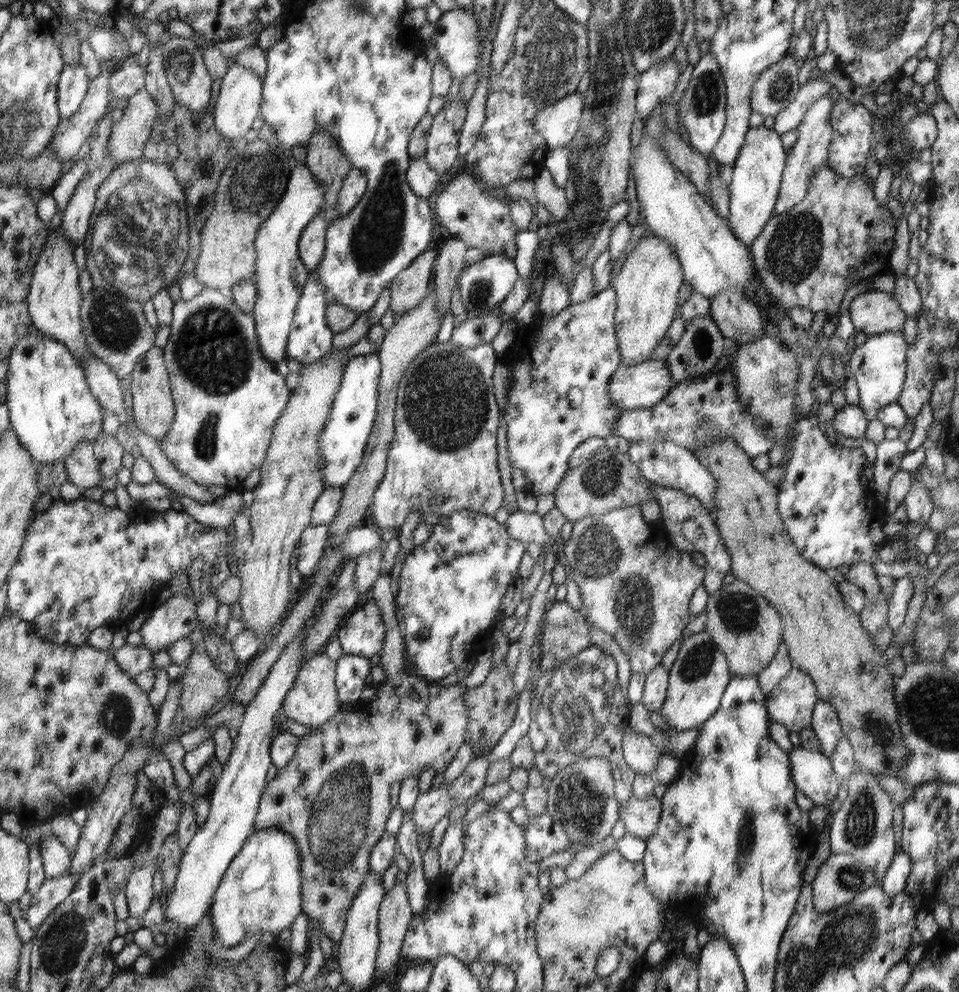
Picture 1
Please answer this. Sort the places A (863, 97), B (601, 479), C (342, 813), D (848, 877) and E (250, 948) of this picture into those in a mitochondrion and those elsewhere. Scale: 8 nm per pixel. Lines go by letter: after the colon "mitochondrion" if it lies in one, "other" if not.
A: other
B: mitochondrion
C: mitochondrion
D: mitochondrion
E: other

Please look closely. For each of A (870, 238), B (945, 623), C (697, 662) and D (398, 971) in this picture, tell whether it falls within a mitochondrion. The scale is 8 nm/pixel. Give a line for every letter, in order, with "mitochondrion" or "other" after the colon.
A: other
B: other
C: mitochondrion
D: other

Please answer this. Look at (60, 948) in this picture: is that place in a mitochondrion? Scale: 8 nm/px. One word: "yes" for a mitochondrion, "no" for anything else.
yes

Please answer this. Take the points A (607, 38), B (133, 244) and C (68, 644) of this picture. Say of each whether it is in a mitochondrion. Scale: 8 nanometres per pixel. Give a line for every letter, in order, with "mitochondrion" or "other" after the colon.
A: mitochondrion
B: mitochondrion
C: other

